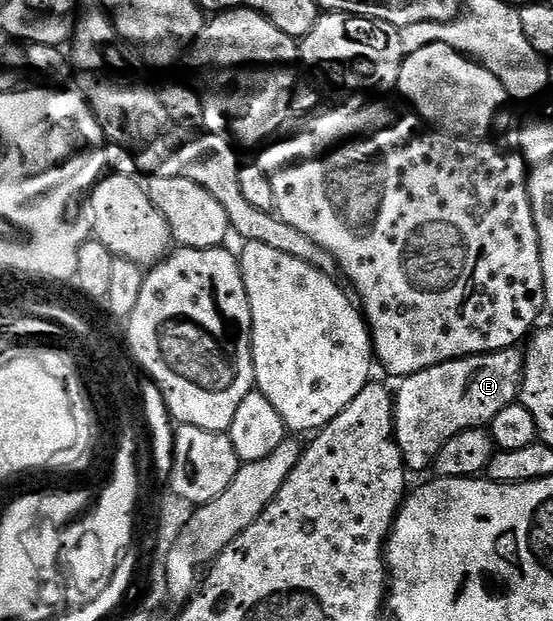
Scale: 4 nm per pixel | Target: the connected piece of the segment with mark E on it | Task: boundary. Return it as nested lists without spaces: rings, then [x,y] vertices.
[[[510,348],[507,350],[497,350],[493,354],[472,354],[470,358],[456,358],[453,362],[444,362],[438,366],[427,368],[418,374],[412,374],[410,378],[400,379],[398,386],[401,387],[395,390],[395,397],[393,400],[393,435],[397,437],[397,447],[401,453],[401,459],[405,461],[406,467],[410,470],[430,469],[437,458],[439,448],[443,448],[443,444],[447,444],[447,440],[451,440],[451,436],[459,436],[459,432],[467,432],[468,430],[488,427],[489,423],[495,420],[495,416],[499,416],[499,412],[503,412],[503,408],[514,405],[514,403],[518,401],[522,373],[522,351],[517,348]]]

